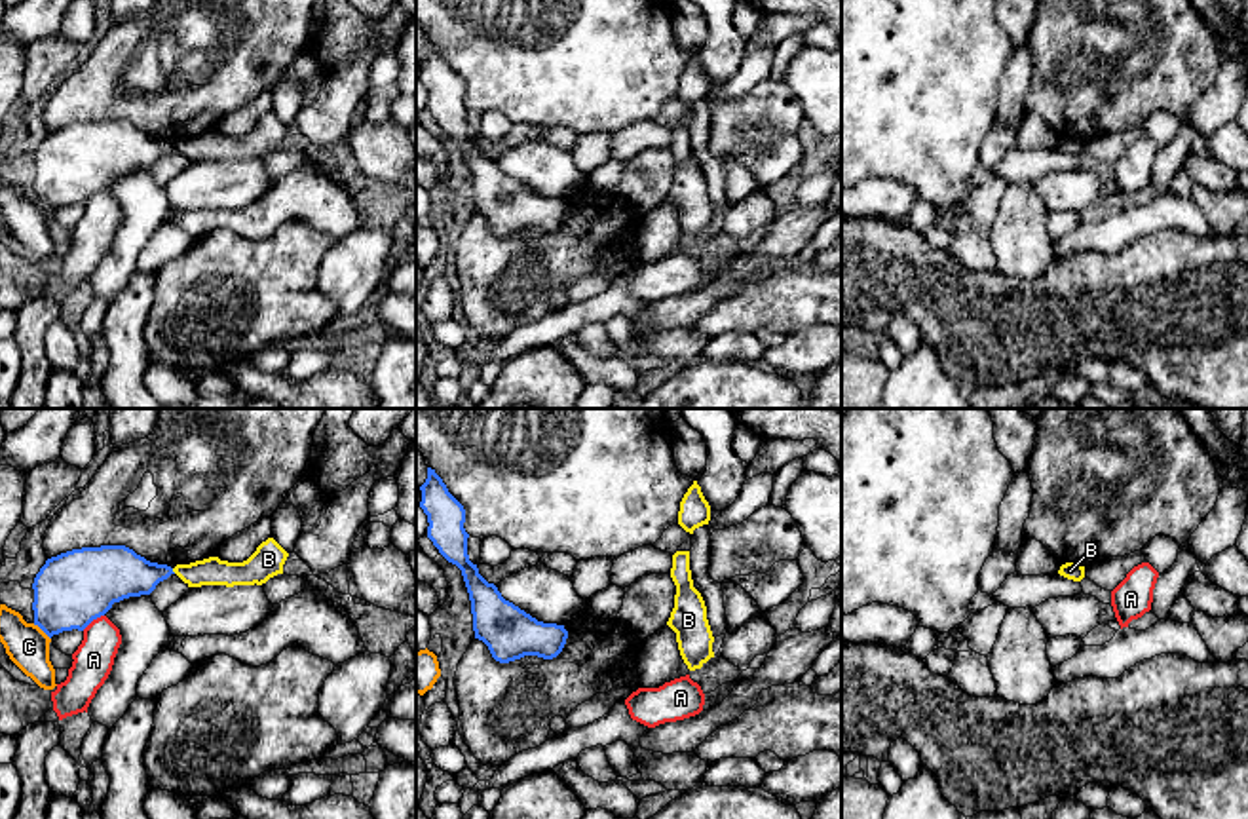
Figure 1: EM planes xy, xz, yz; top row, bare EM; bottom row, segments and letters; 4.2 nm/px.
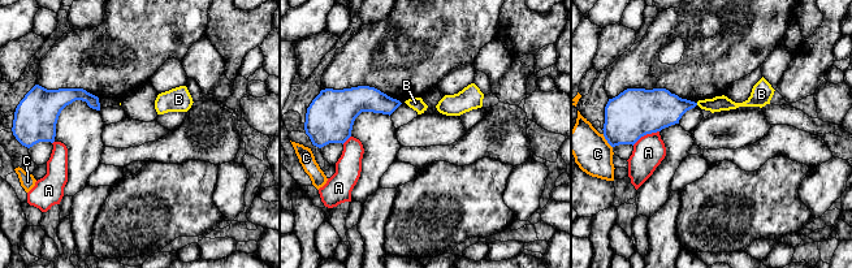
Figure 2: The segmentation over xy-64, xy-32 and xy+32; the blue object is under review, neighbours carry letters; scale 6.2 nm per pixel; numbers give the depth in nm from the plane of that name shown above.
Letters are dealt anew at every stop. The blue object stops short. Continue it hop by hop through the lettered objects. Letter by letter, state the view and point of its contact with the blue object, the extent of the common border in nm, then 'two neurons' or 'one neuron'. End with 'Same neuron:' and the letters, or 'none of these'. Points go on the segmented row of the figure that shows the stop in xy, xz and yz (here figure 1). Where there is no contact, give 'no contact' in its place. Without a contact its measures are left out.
A: xy (92, 620) | 120 nm | two neurons
B: xy (171, 571) | 30 nm | two neurons
C: xy (42, 629) | 100 nm | two neurons
Same neuron: none of these

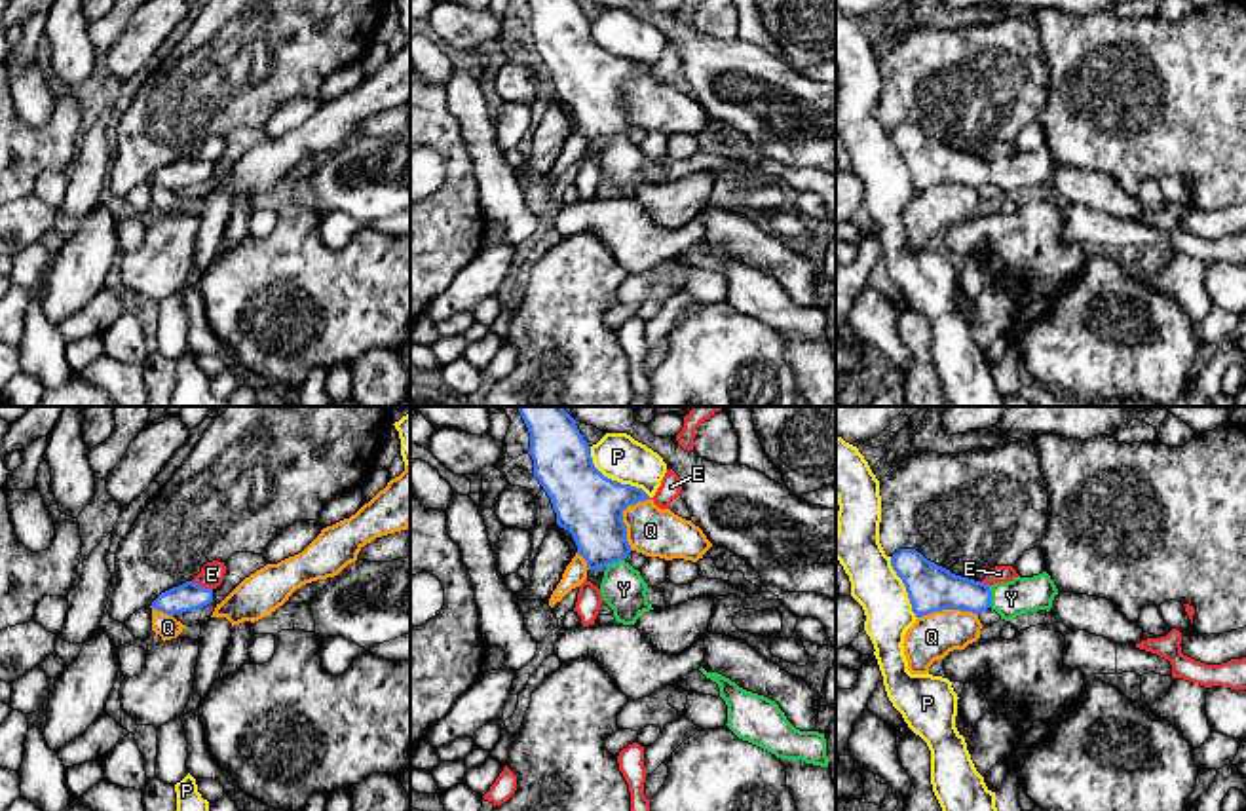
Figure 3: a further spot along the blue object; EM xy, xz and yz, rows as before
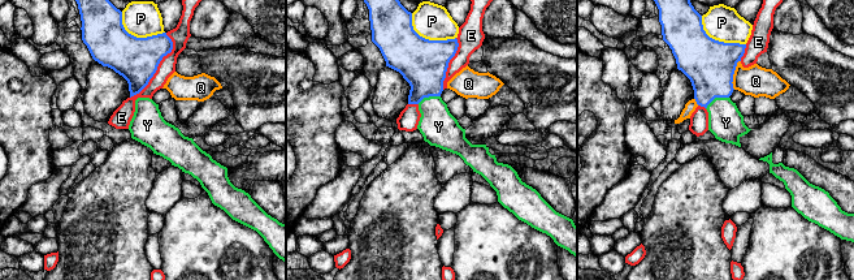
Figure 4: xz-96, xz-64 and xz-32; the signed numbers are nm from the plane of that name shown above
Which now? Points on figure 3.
E: xy (202, 587) | 100 nm | two neurons
P: xz (614, 481) | 340 nm | two neurons
Q: xz (622, 517) | 240 nm | two neurons
Y: yz (990, 597) | 100 nm | one neuron
Same neuron: Y

